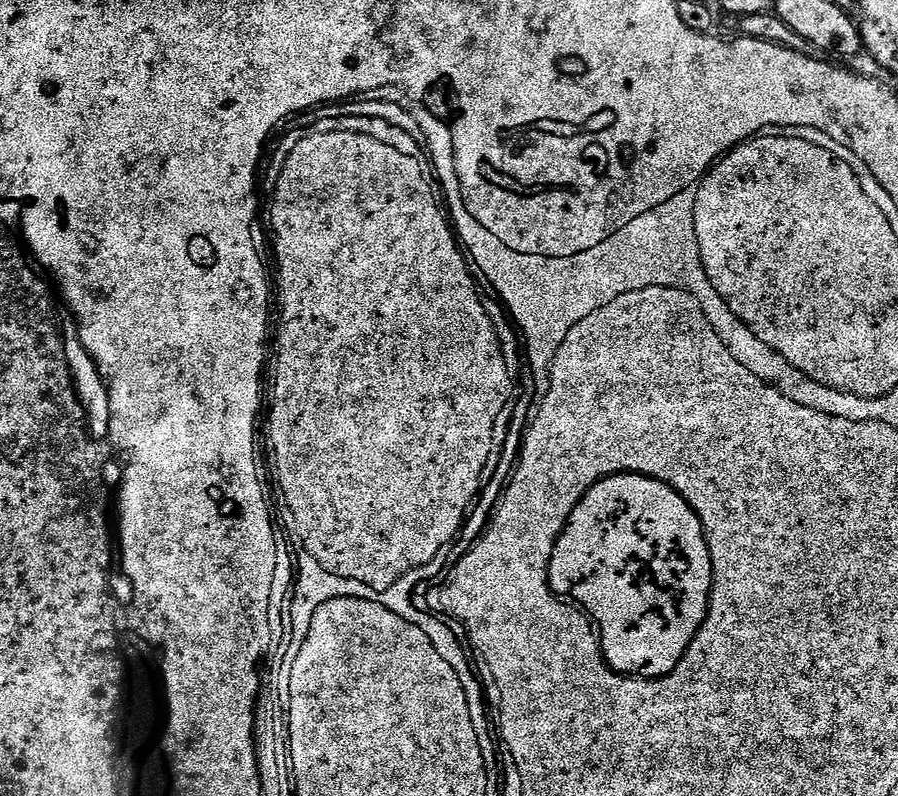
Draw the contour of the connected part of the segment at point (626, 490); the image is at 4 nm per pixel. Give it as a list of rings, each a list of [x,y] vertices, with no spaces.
[[[617,472],[615,476],[606,476],[594,486],[590,486],[588,493],[578,502],[578,506],[574,506],[554,546],[554,554],[548,567],[548,584],[557,596],[575,602],[594,619],[600,646],[604,649],[604,662],[612,671],[633,678],[668,676],[676,669],[678,662],[682,662],[690,642],[698,634],[708,613],[708,599],[712,597],[712,555],[708,549],[708,540],[704,536],[700,516],[687,504],[683,496],[678,495],[670,485],[663,484],[661,480],[656,480],[652,476],[642,476],[638,472]]]

